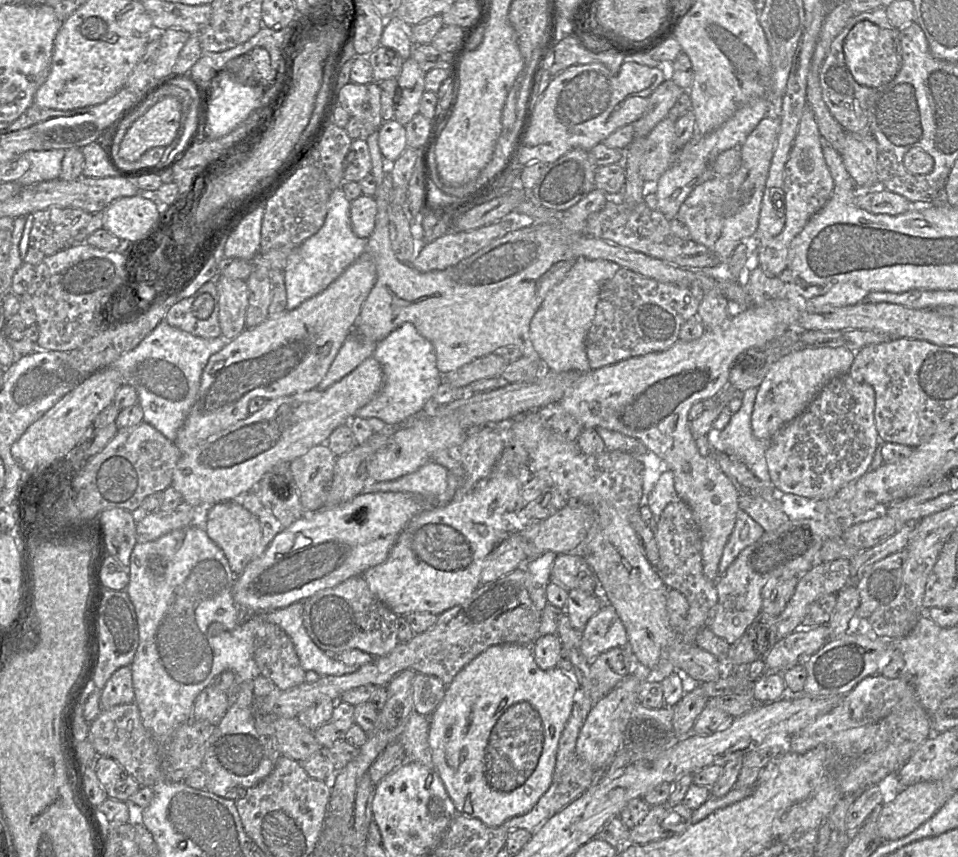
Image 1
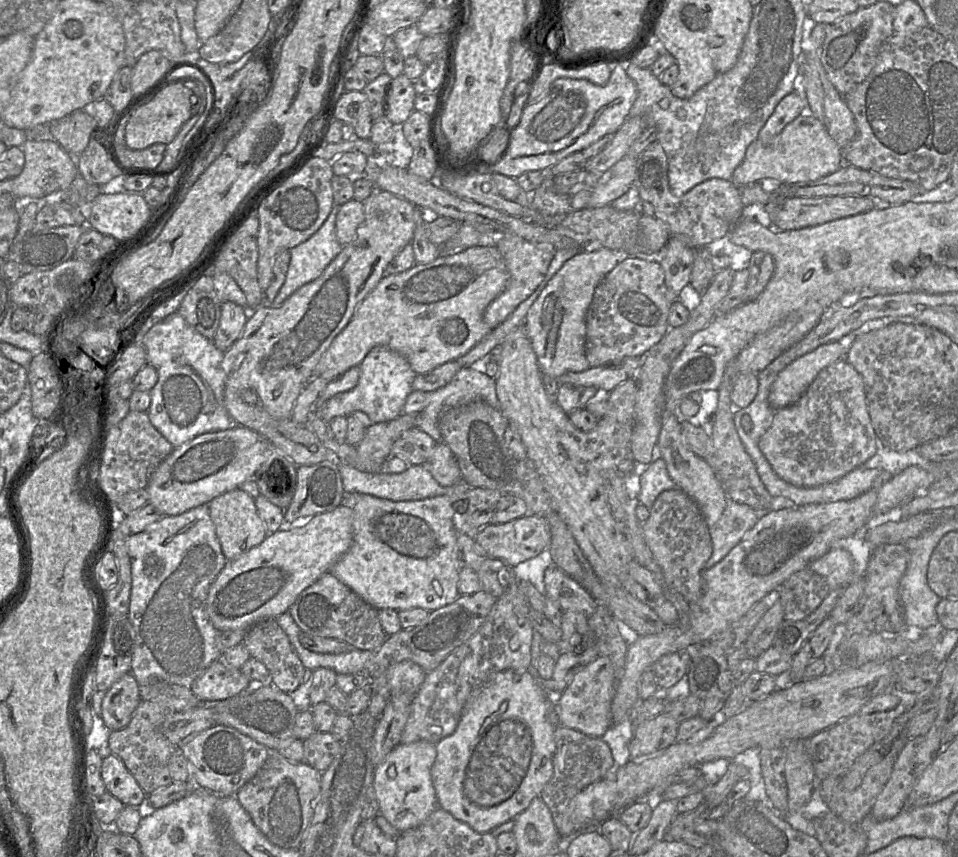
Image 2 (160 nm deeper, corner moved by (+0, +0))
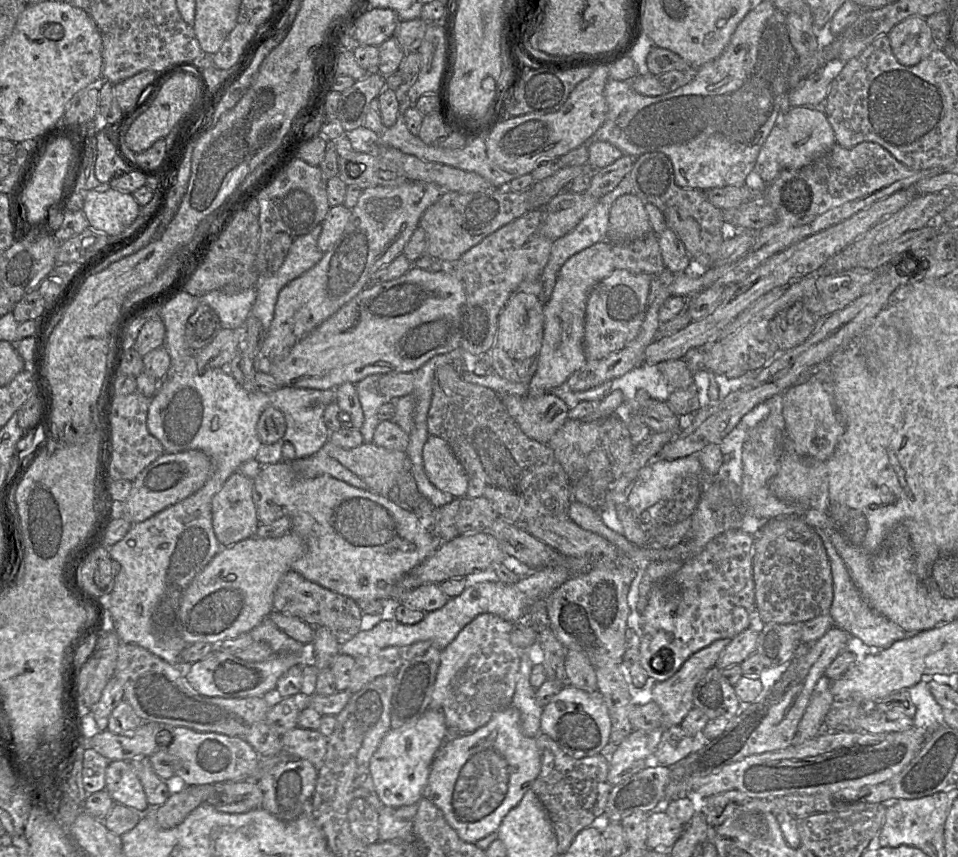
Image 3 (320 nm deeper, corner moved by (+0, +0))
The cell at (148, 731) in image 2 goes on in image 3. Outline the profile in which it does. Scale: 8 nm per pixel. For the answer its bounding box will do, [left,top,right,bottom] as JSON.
[129,757,171,805]

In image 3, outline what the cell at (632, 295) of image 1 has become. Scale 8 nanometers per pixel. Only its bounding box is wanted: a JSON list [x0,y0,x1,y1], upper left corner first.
[583,269,652,360]

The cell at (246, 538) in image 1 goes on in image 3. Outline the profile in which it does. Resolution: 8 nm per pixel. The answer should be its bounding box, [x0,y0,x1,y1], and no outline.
[212,471,259,547]

